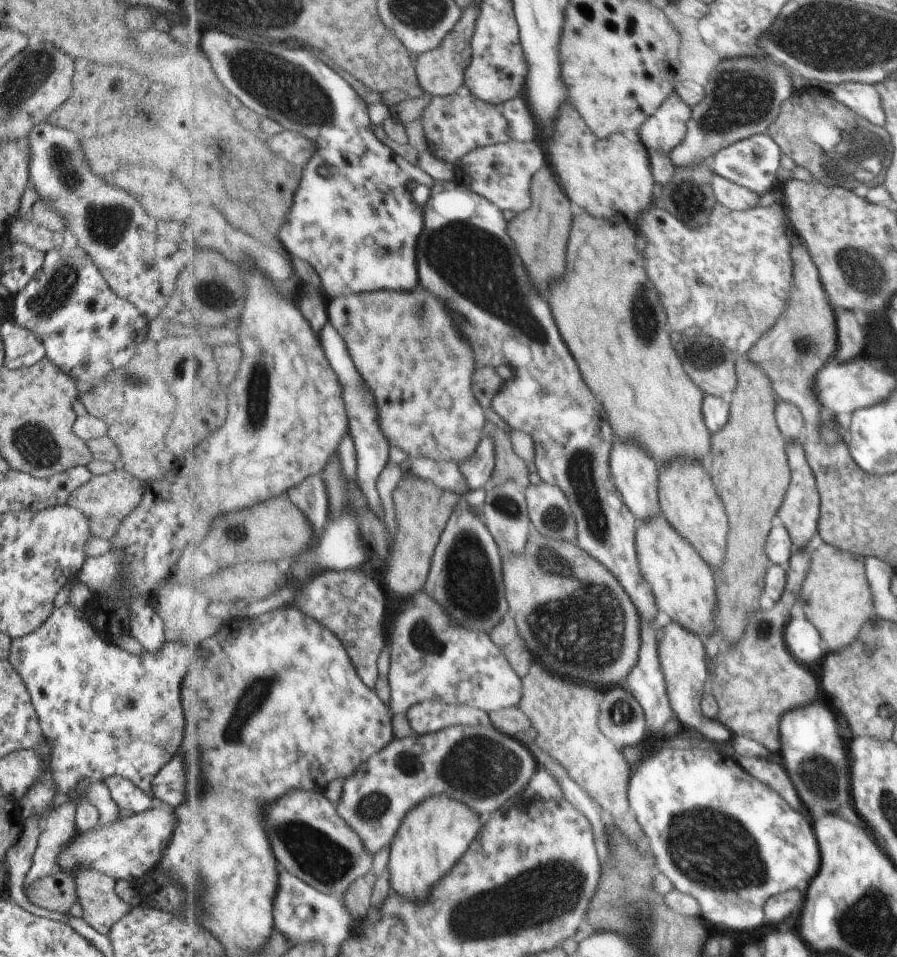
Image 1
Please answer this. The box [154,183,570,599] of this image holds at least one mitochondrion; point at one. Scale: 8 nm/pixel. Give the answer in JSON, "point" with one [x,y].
{"point":[460,240]}

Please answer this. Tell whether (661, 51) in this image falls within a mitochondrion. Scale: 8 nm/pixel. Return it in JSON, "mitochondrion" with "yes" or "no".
{"mitochondrion":"no"}

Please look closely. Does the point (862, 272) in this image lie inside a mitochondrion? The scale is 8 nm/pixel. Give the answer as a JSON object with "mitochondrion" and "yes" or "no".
{"mitochondrion":"yes"}

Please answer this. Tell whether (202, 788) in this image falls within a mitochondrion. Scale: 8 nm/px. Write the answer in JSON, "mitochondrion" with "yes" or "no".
{"mitochondrion":"no"}

